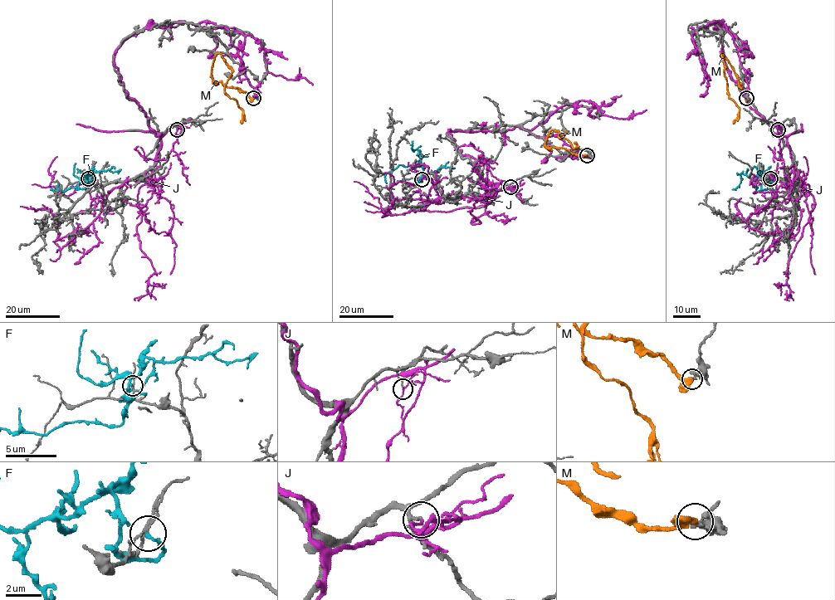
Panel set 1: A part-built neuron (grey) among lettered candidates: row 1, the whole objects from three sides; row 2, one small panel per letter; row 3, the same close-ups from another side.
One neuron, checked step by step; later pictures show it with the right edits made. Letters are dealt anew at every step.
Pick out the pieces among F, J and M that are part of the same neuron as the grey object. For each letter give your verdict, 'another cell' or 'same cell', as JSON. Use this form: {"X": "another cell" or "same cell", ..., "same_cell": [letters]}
{"F": "another cell", "J": "another cell", "M": "another cell", "same_cell": []}

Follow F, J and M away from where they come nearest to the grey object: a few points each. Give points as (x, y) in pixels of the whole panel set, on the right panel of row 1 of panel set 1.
F: (771, 178), (772, 182), (766, 180), (765, 171), (754, 177), (752, 183), (757, 187), (756, 191), (774, 190)
J: (778, 129), (779, 137), (724, 65), (718, 21), (691, 36), (709, 75), (700, 85)
M: (746, 98), (747, 92), (739, 87), (734, 68), (721, 53), (727, 92), (739, 109), (739, 116), (733, 124)

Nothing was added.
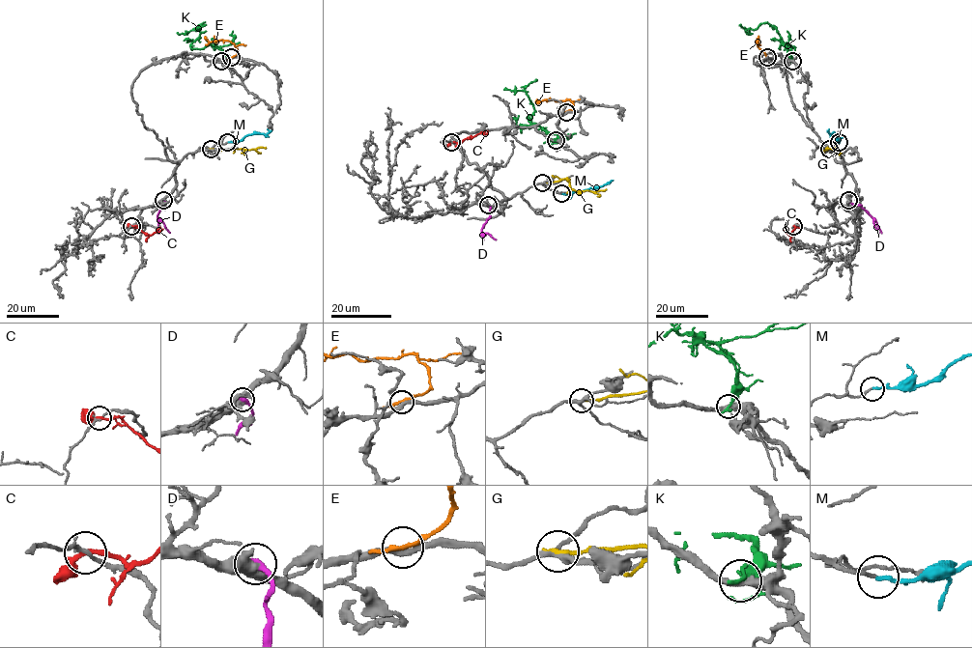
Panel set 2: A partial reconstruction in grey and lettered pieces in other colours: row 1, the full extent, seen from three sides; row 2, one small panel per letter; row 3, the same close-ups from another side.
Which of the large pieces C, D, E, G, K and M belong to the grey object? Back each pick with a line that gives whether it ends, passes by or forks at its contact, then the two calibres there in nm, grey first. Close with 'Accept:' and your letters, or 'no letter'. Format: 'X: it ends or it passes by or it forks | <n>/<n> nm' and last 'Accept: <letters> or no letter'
M: it ends | 170/200 nm
Accept: M

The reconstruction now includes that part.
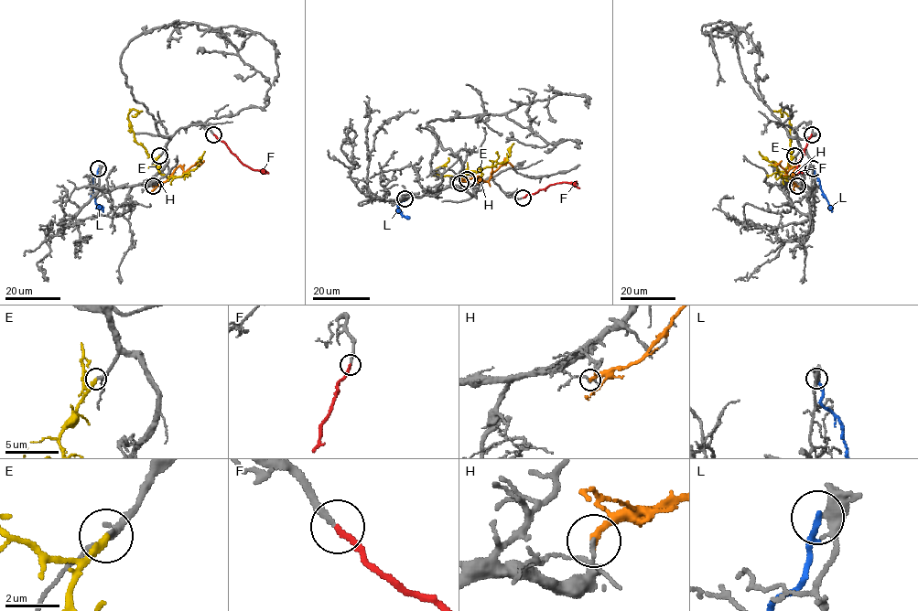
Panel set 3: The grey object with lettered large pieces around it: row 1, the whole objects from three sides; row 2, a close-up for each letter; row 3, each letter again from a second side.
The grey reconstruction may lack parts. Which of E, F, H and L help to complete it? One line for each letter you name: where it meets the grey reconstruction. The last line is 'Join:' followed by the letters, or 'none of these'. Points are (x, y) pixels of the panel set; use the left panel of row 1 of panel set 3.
E: meets grey at (159, 155)
F: meets grey at (213, 134)
Join: E, F

